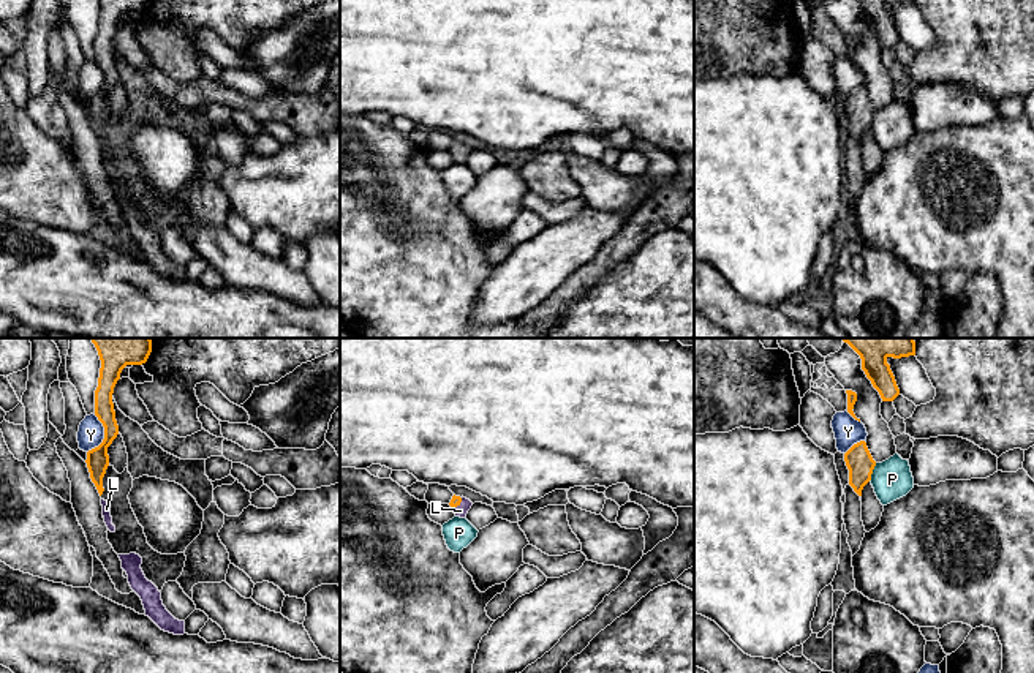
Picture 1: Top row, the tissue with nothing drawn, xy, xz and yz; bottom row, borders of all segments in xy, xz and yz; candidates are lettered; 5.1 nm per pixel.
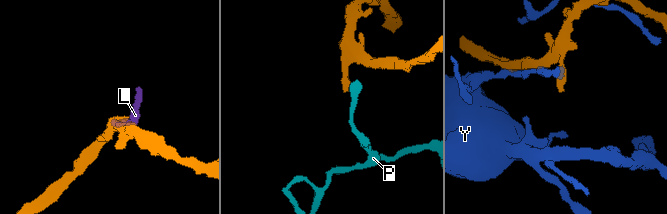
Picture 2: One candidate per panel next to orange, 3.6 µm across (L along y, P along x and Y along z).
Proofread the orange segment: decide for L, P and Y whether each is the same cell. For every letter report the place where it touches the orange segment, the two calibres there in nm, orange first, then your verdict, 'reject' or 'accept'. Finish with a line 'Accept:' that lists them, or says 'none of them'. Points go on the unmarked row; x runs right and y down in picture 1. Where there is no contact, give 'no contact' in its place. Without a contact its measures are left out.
L: xz (457, 150) | 50/70 nm | accept
P: yz (871, 119) | 140/200 nm | reject
Y: xy (105, 81) | 110/140 nm | reject
Accept: L

